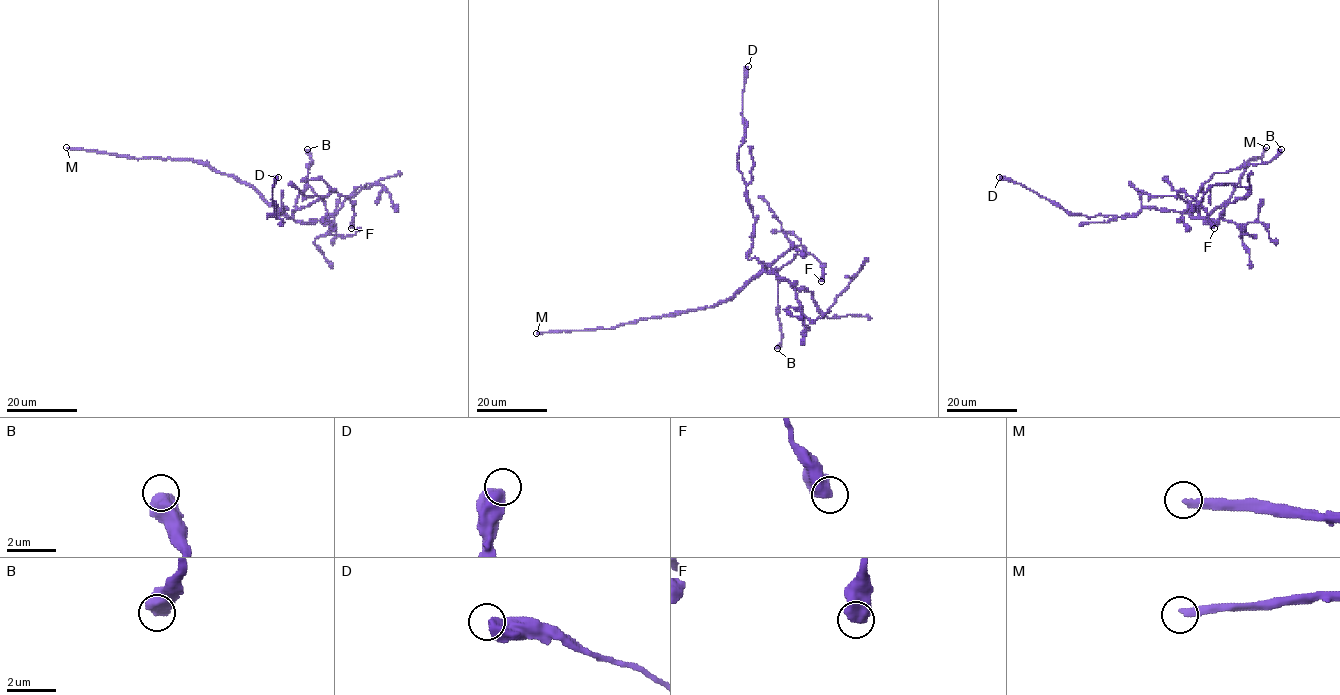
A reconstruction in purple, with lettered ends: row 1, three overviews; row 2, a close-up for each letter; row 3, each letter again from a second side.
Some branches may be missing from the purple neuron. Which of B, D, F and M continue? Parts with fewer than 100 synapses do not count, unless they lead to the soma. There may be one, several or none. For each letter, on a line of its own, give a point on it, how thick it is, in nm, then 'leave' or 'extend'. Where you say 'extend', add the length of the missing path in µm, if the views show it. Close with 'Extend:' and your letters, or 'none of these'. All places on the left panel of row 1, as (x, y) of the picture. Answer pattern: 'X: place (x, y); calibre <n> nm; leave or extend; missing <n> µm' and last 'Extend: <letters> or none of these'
B: place (307, 149); calibre 650 nm; leave
D: place (278, 177); calibre 550 nm; leave
F: place (351, 228); calibre 650 nm; leave
M: place (66, 147); calibre 300 nm; extend; missing 200 µm
Extend: M

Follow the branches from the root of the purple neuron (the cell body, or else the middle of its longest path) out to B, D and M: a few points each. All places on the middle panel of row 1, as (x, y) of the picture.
B: (755, 277), (762, 266), (777, 273), (778, 320), (783, 336), (777, 348)
D: (755, 277), (762, 264), (748, 258), (754, 217), (737, 163), (744, 135), (742, 92), (748, 66)
M: (755, 277), (731, 297), (710, 307), (640, 318), (610, 328), (536, 333)

